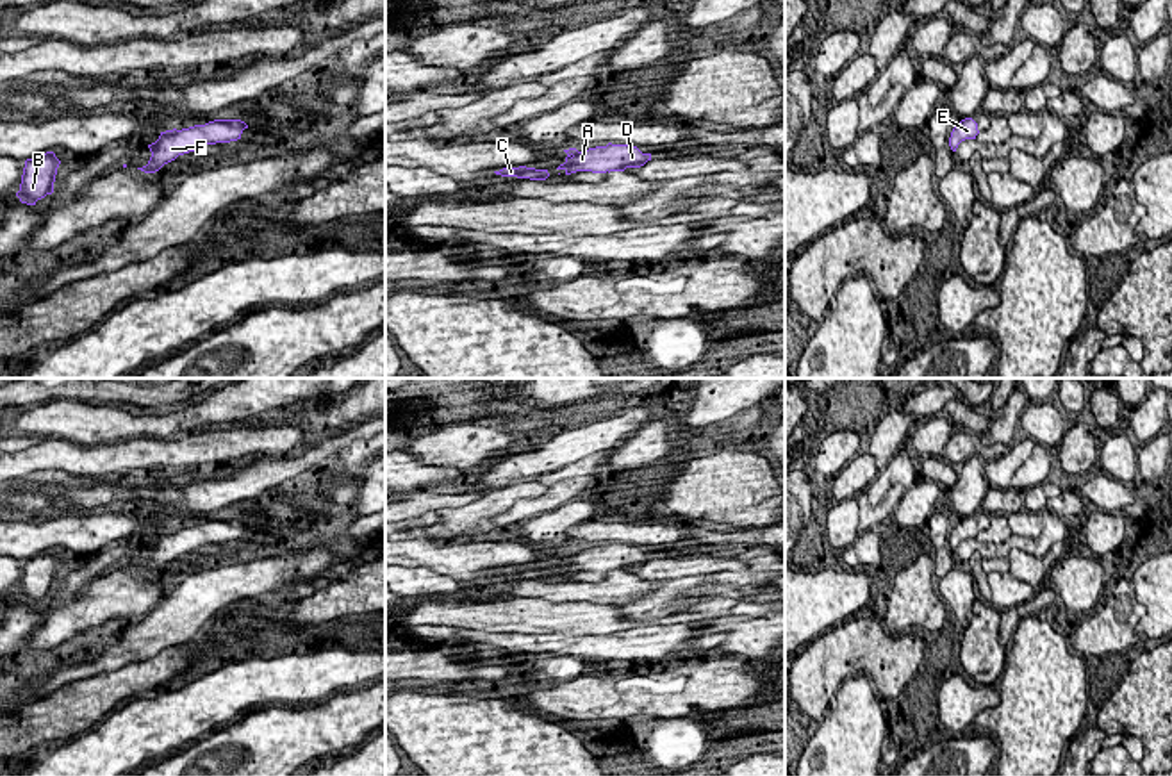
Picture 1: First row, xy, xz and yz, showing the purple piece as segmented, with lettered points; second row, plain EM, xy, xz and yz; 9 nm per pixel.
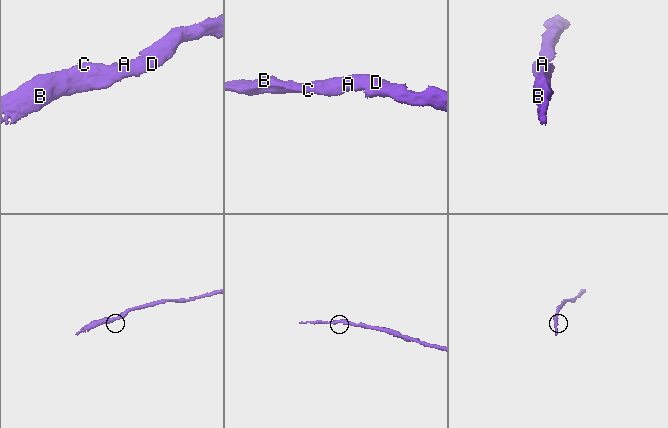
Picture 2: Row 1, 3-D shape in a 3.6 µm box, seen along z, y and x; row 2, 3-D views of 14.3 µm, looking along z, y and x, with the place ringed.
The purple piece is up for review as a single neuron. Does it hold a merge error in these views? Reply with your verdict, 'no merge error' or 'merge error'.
no merge error

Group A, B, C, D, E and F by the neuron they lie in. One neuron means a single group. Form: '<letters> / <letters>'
A B C D E F

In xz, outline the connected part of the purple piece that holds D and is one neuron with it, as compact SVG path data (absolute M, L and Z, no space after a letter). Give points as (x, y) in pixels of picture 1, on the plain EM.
M612 544L596 546L583 551L576 548L564 549L567 553L565 562L557 569L564 569L565 574L576 571L592 571L592 573L610 573L624 571L626 567L640 567L651 560L651 553L642 553L633 544Z

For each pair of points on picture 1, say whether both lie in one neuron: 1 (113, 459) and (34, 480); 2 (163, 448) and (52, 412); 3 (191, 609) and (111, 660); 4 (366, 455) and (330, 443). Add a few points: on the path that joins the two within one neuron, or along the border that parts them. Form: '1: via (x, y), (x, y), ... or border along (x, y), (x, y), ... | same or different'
1: border along (24, 475), (34, 470), (65, 470), (91, 478) | different
2: border along (175, 436), (125, 437), (93, 446) | different
3: via (172, 621), (131, 648) | same
4: border along (366, 437), (357, 437), (325, 464), (313, 470) | different

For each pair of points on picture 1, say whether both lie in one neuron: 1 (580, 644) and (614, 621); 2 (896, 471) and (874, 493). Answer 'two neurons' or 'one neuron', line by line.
1: two neurons
2: one neuron

